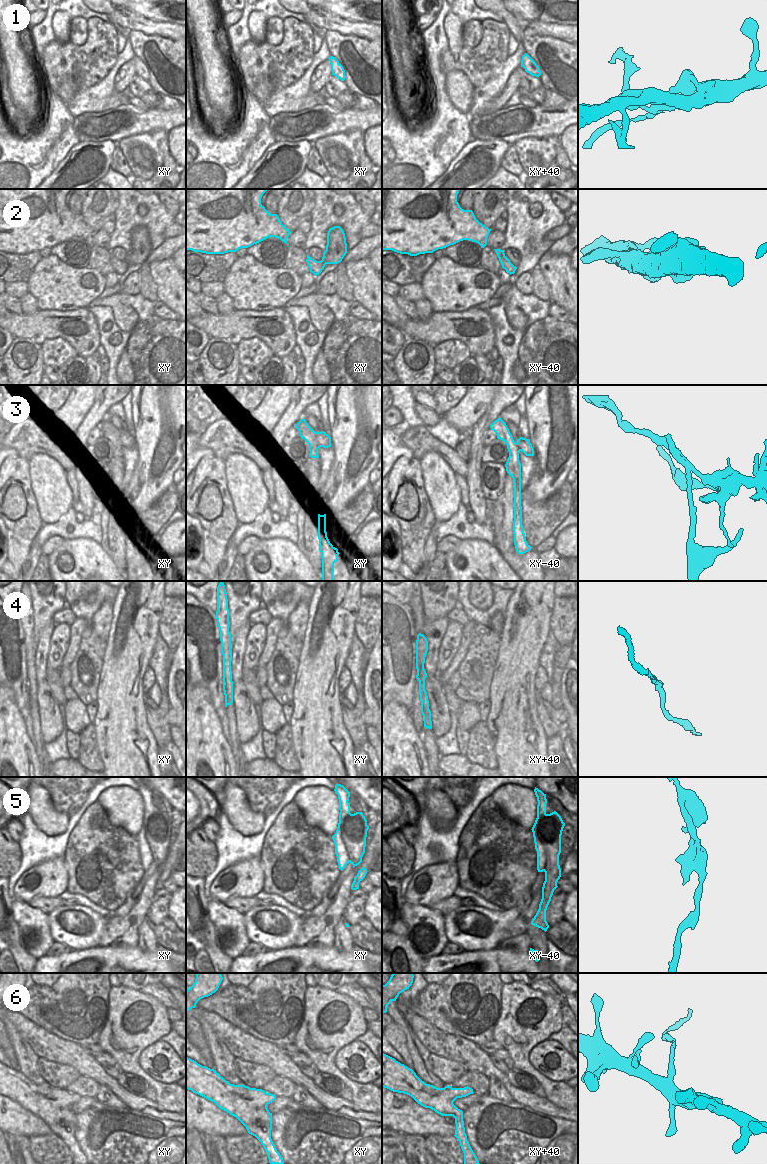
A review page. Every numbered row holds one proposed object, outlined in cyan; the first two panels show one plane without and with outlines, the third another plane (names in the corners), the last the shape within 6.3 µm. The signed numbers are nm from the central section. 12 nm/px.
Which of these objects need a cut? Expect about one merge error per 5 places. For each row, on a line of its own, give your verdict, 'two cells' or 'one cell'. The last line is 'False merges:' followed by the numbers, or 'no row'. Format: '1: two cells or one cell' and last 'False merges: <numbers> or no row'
1: two cells
2: one cell
3: two cells
4: one cell
5: two cells
6: two cells
False merges: 1, 3, 5, 6

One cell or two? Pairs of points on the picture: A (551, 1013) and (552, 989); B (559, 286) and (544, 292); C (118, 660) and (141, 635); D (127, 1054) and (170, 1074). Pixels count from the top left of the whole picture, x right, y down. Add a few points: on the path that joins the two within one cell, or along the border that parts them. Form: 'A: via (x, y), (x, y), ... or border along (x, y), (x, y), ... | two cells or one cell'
A: border along (530, 987), (558, 999), (563, 1004) | two cells
B: border along (539, 269), (549, 288), (551, 300) | two cells
C: via (124, 654), (135, 641) | one cell
D: border along (154, 1042), (139, 1057), (140, 1067), (153, 1079) | two cells

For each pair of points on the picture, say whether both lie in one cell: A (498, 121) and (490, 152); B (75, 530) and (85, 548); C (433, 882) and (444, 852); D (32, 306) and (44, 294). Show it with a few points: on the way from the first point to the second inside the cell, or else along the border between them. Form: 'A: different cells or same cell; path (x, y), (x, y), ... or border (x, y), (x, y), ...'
A: different cells; border (472, 139), (504, 140), (509, 145)
B: different cells; border (64, 538), (91, 538), (99, 544)
C: different cells; border (454, 862), (431, 863), (419, 870)
D: different cells; border (29, 292), (35, 299), (38, 309)

